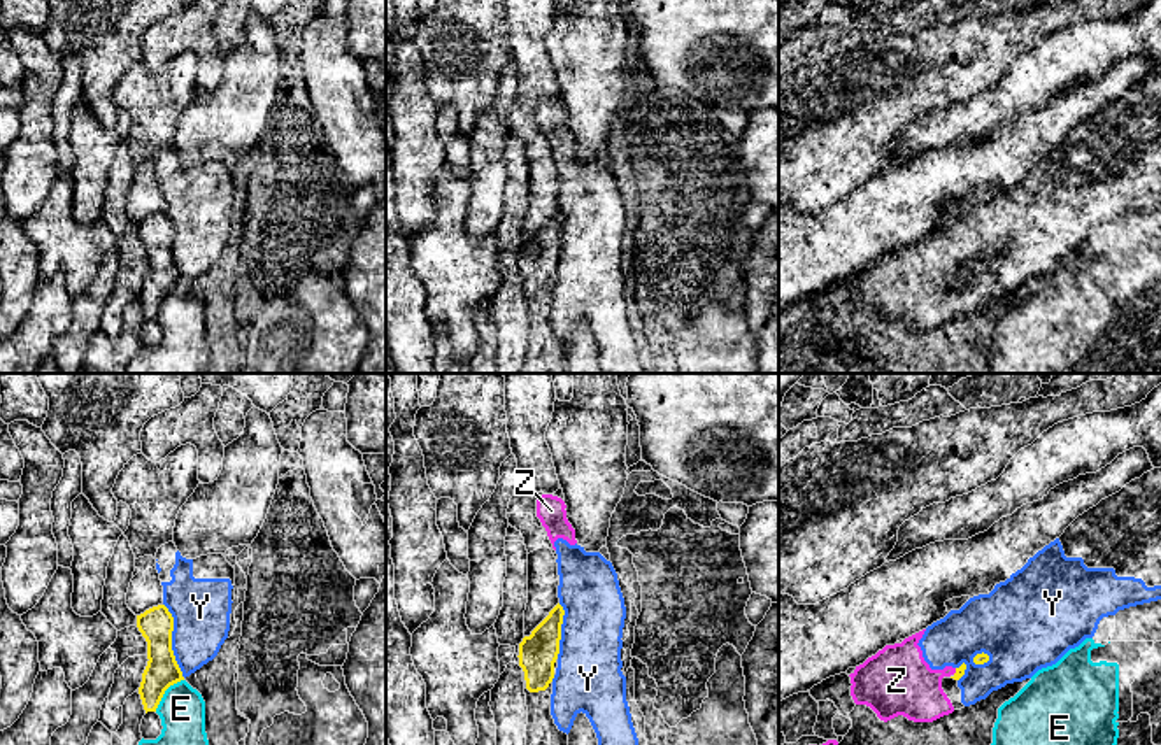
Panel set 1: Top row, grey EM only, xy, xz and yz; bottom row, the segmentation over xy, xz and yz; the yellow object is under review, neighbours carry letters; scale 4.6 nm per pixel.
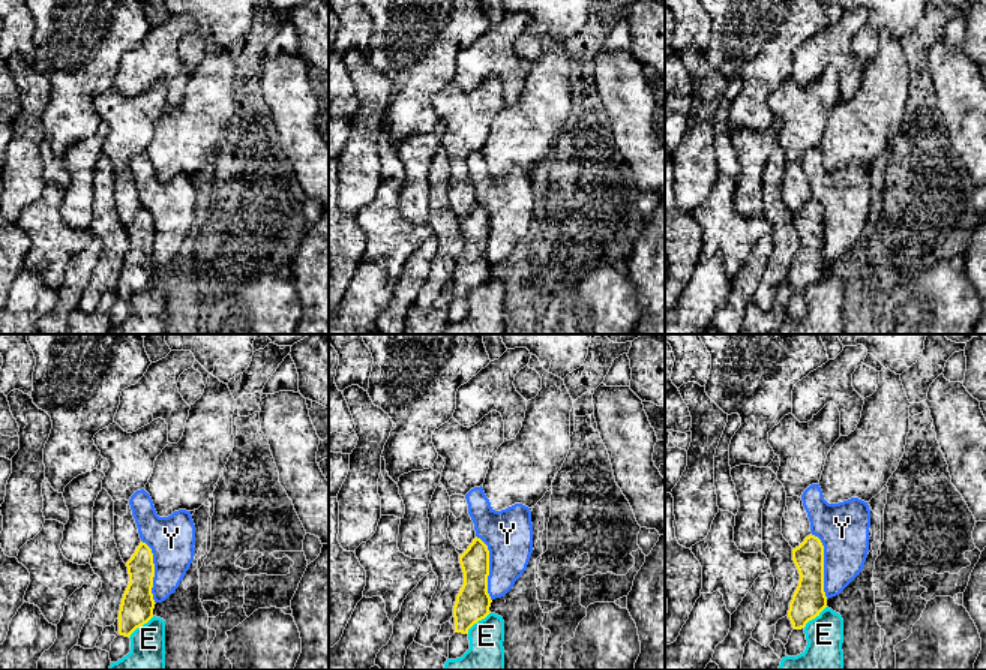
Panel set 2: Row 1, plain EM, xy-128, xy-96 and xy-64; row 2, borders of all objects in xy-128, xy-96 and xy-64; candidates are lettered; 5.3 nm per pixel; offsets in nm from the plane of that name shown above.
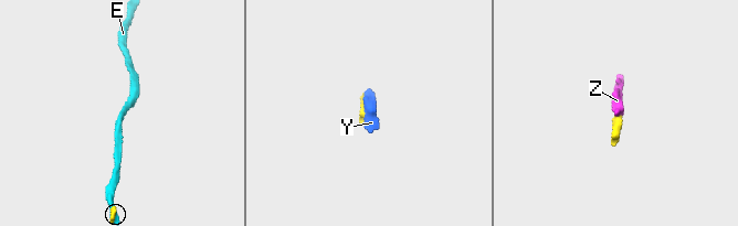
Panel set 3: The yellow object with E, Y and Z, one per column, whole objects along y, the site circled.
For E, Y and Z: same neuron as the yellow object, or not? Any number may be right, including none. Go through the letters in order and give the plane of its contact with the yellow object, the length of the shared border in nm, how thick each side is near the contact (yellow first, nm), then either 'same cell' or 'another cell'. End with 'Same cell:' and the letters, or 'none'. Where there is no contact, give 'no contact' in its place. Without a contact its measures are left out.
E: contact in xy; length 200 nm; calibres 150 and 220 nm; another cell
Y: contact in xy; length 360 nm; calibres 160 and 280 nm; another cell
Z: contact in yz; length 40 nm; calibres 50 and 280 nm; another cell
Same cell: none

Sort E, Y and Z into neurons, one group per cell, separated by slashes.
E / Y Z

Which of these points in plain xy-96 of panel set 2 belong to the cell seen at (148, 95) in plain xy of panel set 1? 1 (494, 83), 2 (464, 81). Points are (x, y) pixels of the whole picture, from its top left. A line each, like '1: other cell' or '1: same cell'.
1: same cell
2: other cell

